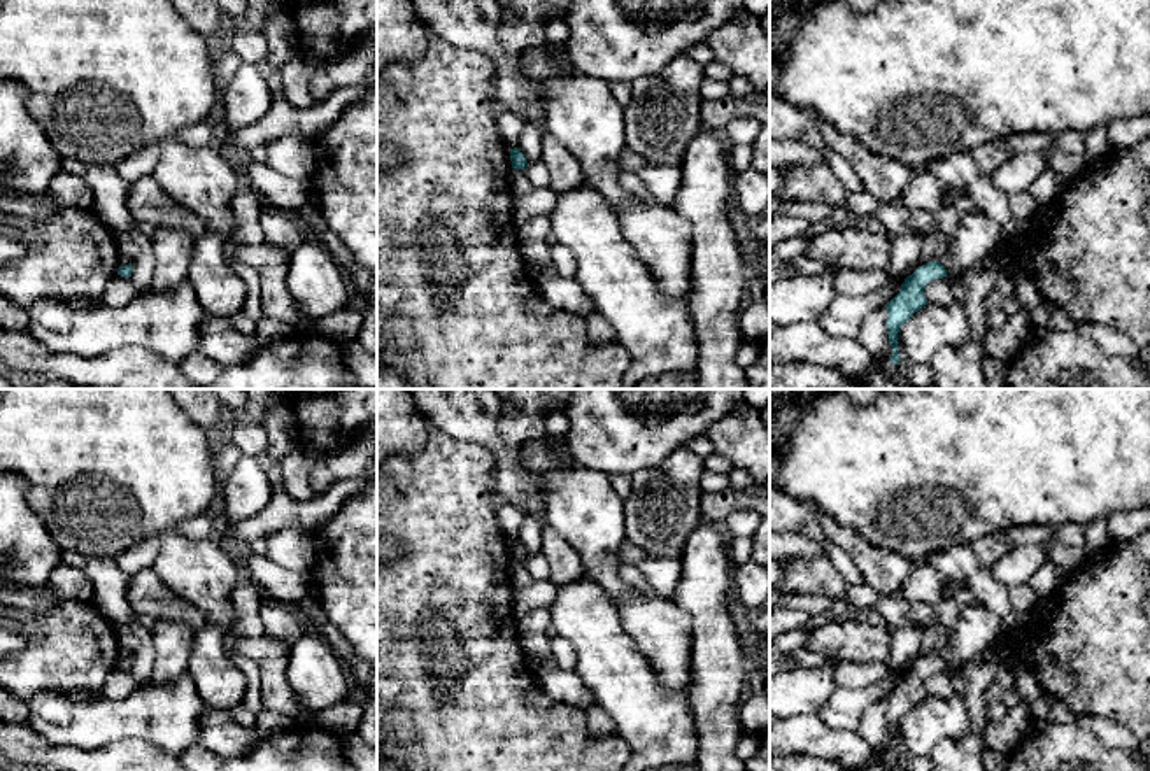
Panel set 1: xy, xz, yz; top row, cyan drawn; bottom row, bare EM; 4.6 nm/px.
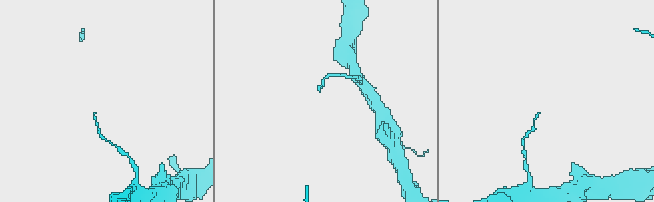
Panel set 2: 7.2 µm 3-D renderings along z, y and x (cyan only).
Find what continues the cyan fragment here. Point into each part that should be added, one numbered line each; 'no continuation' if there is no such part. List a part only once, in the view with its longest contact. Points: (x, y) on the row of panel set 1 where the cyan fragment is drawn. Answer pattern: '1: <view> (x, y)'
no continuation

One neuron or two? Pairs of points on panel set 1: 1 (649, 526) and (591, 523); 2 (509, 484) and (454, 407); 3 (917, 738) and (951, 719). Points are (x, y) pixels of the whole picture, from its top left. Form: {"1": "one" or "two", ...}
{"1": "two", "2": "one", "3": "one"}

